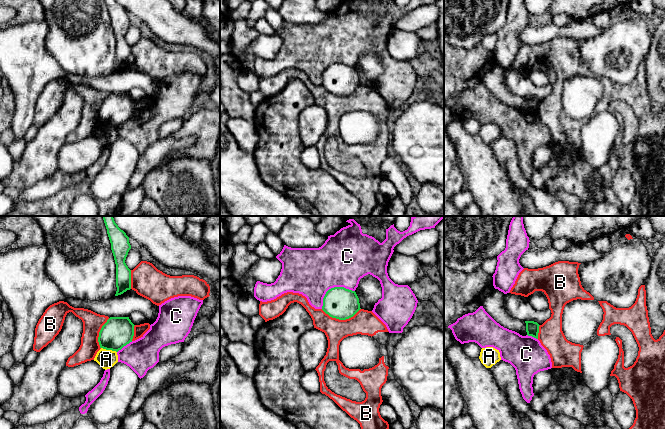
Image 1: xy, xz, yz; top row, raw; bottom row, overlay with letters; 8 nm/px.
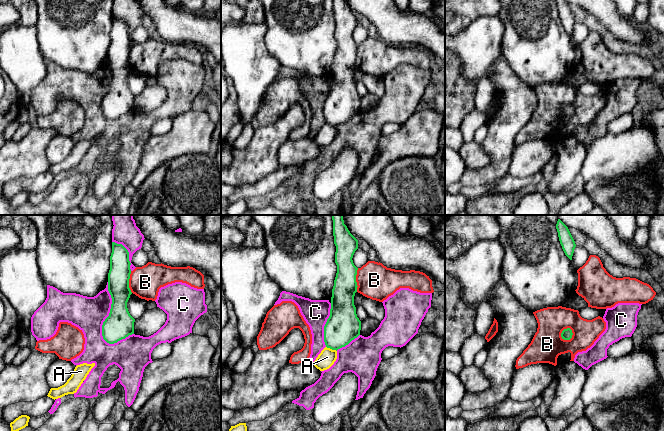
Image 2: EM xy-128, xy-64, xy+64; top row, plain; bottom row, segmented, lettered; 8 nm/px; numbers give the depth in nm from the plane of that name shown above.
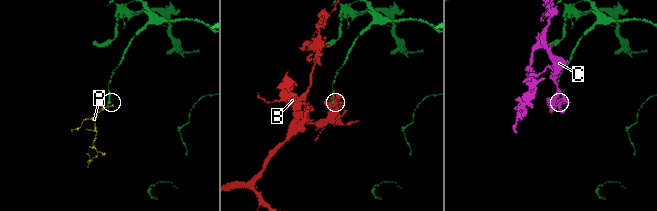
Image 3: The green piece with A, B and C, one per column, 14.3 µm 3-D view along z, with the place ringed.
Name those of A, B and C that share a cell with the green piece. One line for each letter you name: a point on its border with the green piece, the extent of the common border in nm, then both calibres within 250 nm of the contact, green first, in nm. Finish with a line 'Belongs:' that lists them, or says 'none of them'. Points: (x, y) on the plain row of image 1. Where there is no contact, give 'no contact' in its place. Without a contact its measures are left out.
Belongs: none of them

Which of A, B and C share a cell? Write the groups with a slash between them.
A / B / C

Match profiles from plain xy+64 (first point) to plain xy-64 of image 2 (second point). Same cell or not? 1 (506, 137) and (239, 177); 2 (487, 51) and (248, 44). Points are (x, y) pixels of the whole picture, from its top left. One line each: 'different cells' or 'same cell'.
1: same cell
2: same cell

